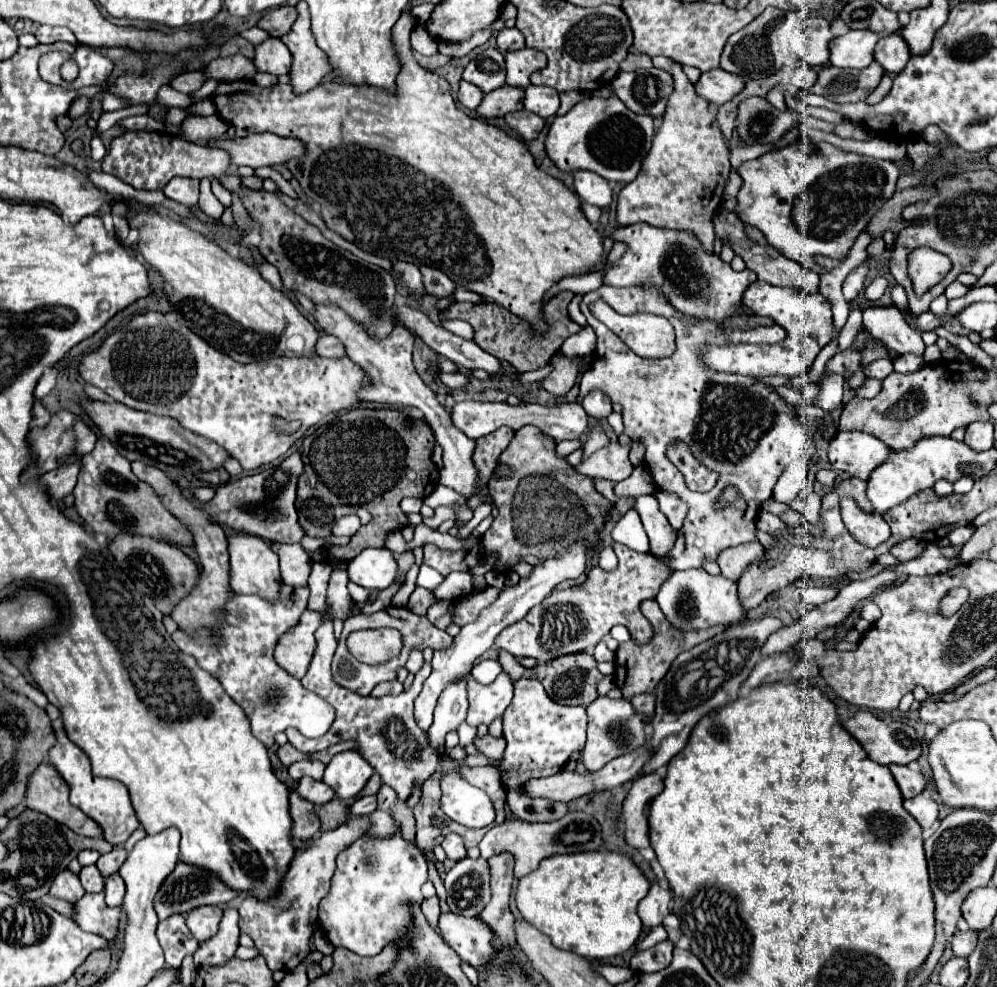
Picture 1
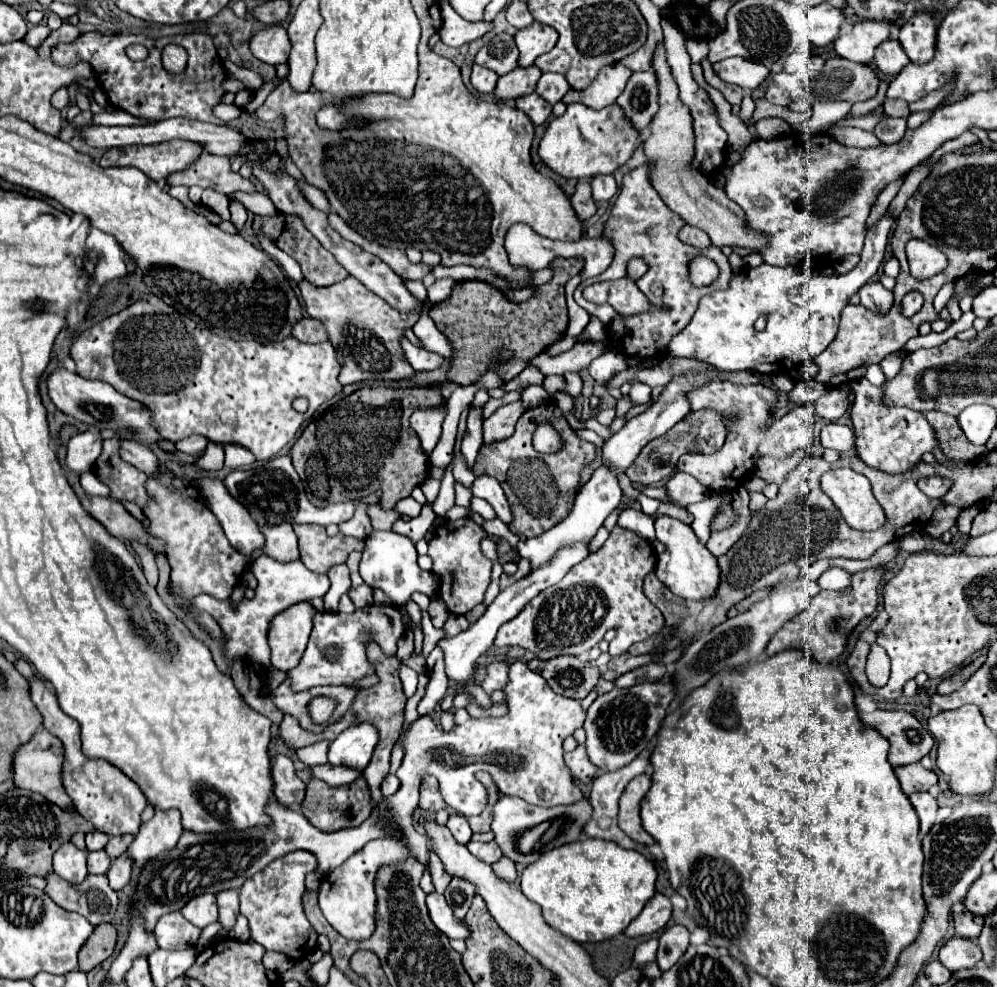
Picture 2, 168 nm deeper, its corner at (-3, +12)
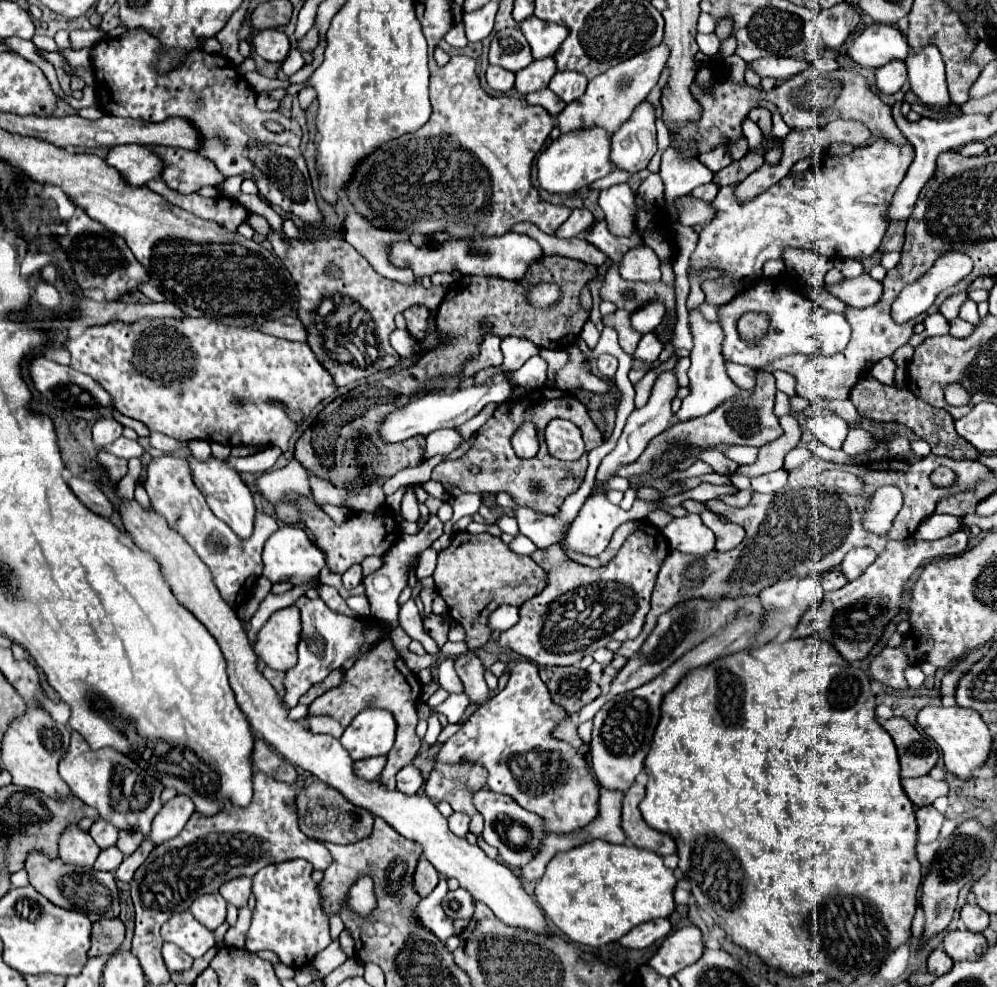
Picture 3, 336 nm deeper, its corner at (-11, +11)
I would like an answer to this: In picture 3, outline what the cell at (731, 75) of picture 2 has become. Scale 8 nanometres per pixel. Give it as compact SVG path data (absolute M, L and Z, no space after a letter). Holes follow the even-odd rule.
M764 57L764 59L752 61L750 65L760 77L774 77L778 81L790 79L792 75L798 75L800 71L810 67L808 61L794 59L794 57Z

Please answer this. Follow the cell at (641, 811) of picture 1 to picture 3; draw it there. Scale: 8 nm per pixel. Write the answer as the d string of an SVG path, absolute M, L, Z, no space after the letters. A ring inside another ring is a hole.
M634 783L626 793L622 801L622 831L626 839L640 847L640 849L650 849L658 855L672 855L676 853L676 841L668 839L666 833L660 833L652 827L646 825L646 821L640 815L640 801L644 799L644 785Z

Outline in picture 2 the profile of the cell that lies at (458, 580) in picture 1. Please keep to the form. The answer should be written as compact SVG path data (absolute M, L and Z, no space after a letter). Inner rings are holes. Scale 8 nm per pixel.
M372 532L364 540L362 560L360 560L360 576L372 588L384 590L396 606L406 606L414 592L422 592L432 596L438 592L438 576L434 572L426 572L416 562L416 548L406 536L398 536L396 532Z

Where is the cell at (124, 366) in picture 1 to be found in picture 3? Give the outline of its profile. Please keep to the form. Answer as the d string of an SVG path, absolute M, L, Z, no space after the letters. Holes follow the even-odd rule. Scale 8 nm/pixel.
M140 319L136 323L122 323L122 321L112 321L108 325L100 325L100 327L88 327L84 329L78 337L72 337L66 341L66 349L72 355L72 363L70 367L74 371L80 371L84 375L90 375L96 383L100 383L112 397L114 409L126 417L132 417L140 423L144 423L150 431L160 431L168 437L174 437L178 441L190 441L190 439L206 439L206 441L216 441L216 443L226 443L226 445L276 445L282 451L286 451L288 441L292 437L292 433L296 431L296 425L290 423L286 411L280 407L290 407L290 409L302 409L304 417L308 417L308 413L322 403L326 397L330 397L336 391L334 379L326 373L326 369L322 369L322 365L316 361L312 349L306 343L294 343L294 341L286 341L286 339L278 339L278 337L270 337L252 329L240 329L240 327L230 327L218 321L208 321L208 319L184 319L184 321L176 321L176 319Z

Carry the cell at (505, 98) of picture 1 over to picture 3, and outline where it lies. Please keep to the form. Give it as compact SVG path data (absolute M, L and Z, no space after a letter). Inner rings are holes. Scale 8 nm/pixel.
M554 57L532 61L526 69L516 73L516 91L526 95L530 91L546 89L554 73L556 73L556 61L554 61Z

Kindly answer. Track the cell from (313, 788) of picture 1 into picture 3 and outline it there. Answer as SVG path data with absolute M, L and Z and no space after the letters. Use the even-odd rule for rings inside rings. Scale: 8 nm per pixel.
M378 755L378 757L370 757L366 761L356 761L354 763L354 769L358 769L358 775L360 777L366 777L366 779L378 779L382 769L386 765L386 755Z

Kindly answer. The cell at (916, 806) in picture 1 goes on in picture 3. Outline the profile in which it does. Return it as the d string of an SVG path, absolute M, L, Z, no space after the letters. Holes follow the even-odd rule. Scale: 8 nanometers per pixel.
M922 807L916 809L916 823L918 823L918 843L932 843L938 839L944 815L938 813L934 807Z

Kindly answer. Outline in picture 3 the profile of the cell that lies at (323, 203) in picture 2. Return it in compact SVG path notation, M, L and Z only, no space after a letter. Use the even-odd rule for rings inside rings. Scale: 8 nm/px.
M354 209L348 211L348 217L344 221L344 239L372 265L372 269L386 277L400 283L416 283L418 277L410 269L394 267L388 259L390 243L408 239L406 233L396 233L388 229L378 229L370 221L366 221L362 215L358 215Z

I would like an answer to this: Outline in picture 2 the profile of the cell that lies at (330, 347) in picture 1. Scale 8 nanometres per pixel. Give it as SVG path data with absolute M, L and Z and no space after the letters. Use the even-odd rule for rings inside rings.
M302 318L296 326L294 326L294 332L292 332L294 338L298 338L300 342L326 342L328 340L328 334L326 334L326 328L322 322L314 320L314 318Z

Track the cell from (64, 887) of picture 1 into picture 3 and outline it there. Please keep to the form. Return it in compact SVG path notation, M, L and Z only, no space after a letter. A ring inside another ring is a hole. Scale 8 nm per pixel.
M70 825L62 831L58 841L58 853L62 861L70 861L70 865L94 865L100 847L94 843L90 833L82 831L78 825Z

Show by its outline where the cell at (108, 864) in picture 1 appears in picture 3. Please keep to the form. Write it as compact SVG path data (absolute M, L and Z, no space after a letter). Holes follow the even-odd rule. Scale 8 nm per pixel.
M126 829L126 831L120 831L120 837L118 837L116 847L118 847L124 855L132 855L142 841L144 841L144 835L142 835L140 831Z

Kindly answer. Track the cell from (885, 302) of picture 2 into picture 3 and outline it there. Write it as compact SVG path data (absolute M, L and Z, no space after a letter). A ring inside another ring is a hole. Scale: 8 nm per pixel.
M862 273L854 279L842 279L836 285L824 285L824 289L850 307L868 307L878 301L882 293L882 283L872 279L868 273Z

